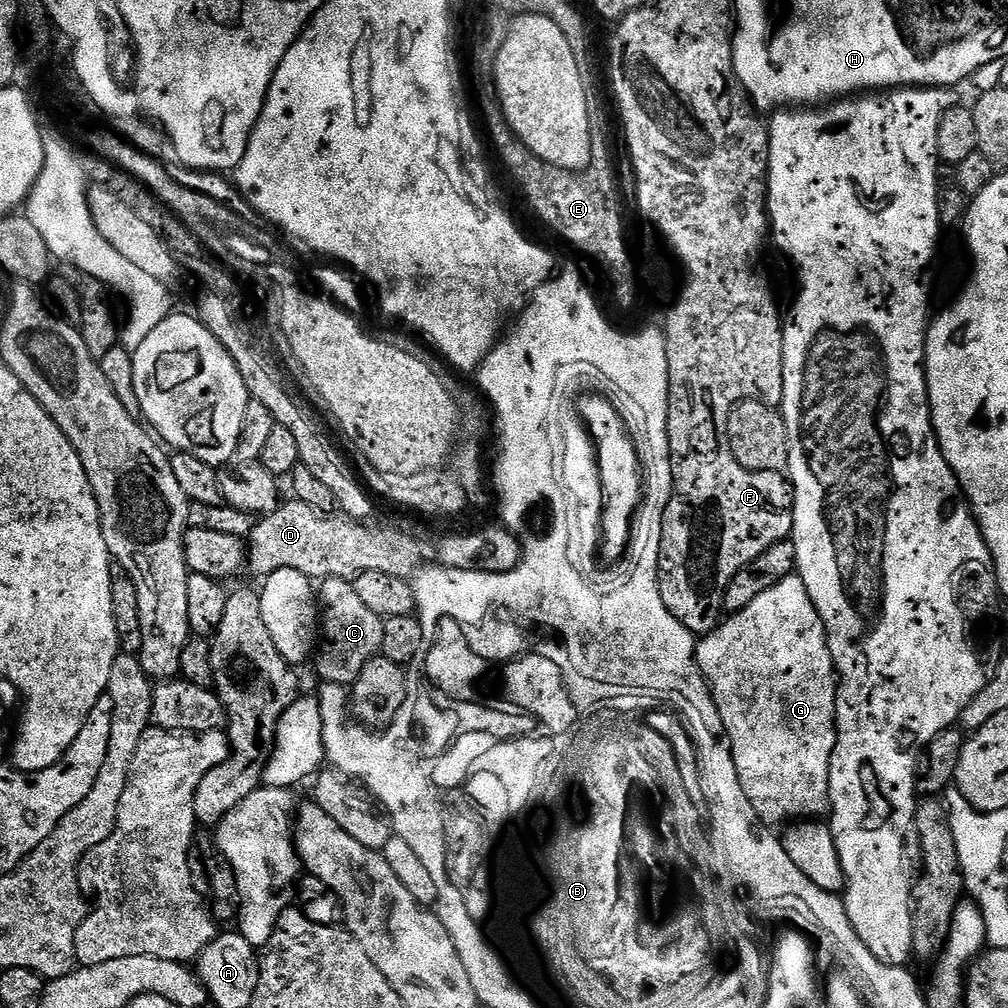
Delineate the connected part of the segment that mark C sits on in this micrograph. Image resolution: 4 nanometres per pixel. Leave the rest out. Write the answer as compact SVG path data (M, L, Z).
M330 578L323 581L318 588L318 600L322 605L322 639L314 656L316 672L325 684L351 686L362 674L366 662L381 655L385 621L374 614L374 610L366 610L351 579Z

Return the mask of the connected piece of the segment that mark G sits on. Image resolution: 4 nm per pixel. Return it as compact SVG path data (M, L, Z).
M799 574L786 576L778 581L764 594L758 594L750 606L727 617L728 621L717 623L712 632L701 635L696 646L696 665L712 691L712 701L718 706L720 721L724 727L724 735L732 751L732 761L738 770L738 782L742 790L746 790L746 798L750 798L750 806L754 806L757 820L768 826L783 825L797 818L820 818L829 811L828 783L830 782L830 762L832 751L836 745L836 667L828 649L828 639L822 618L810 598L806 594L806 586Z

